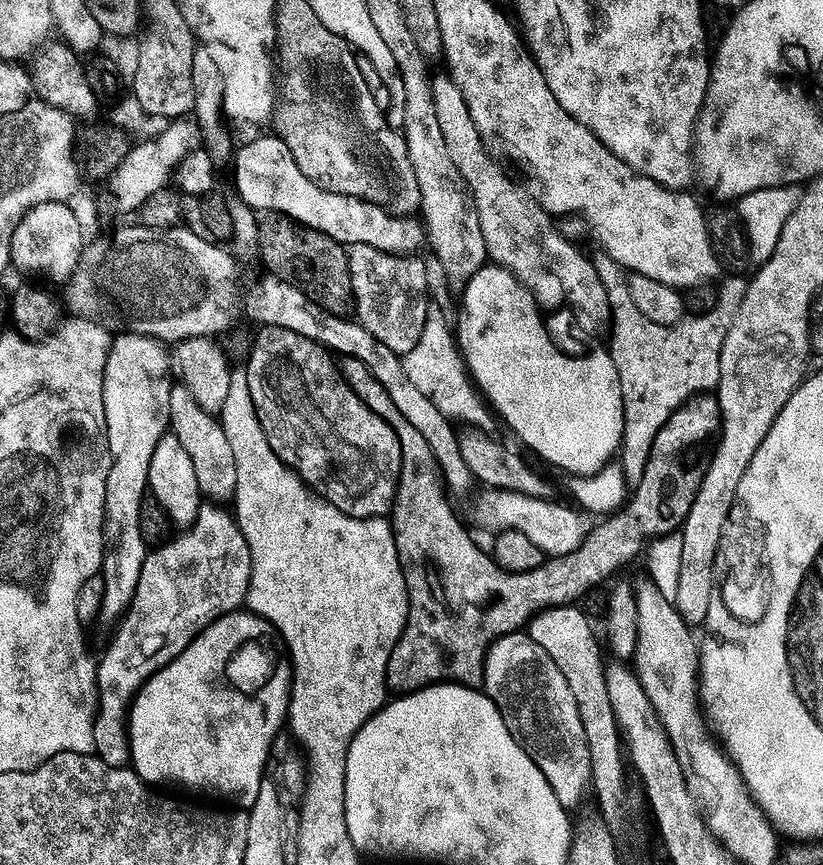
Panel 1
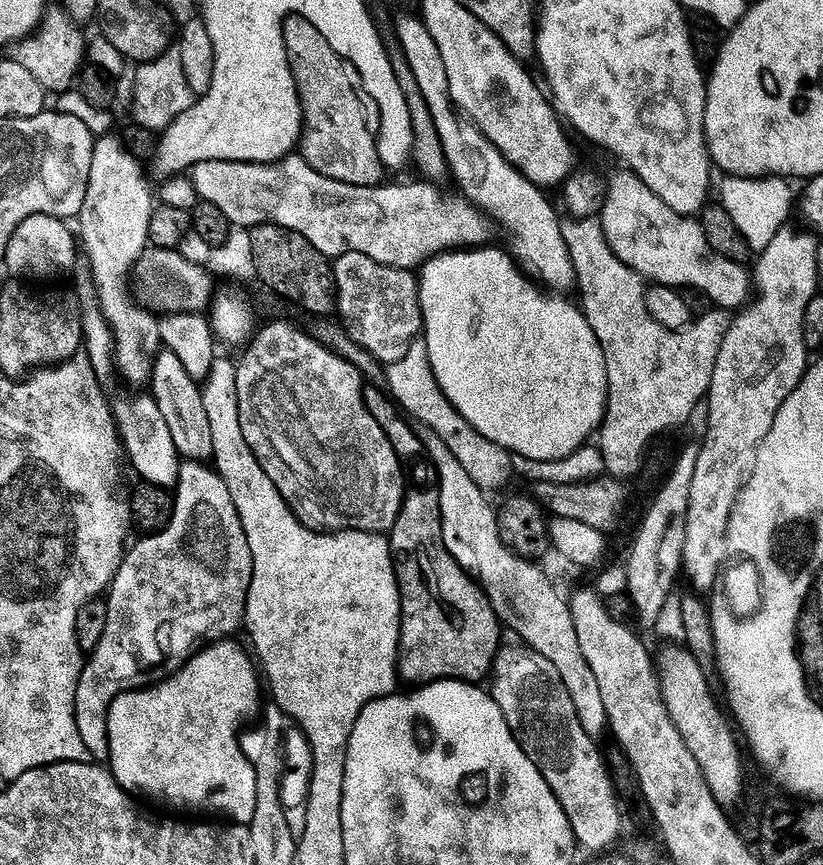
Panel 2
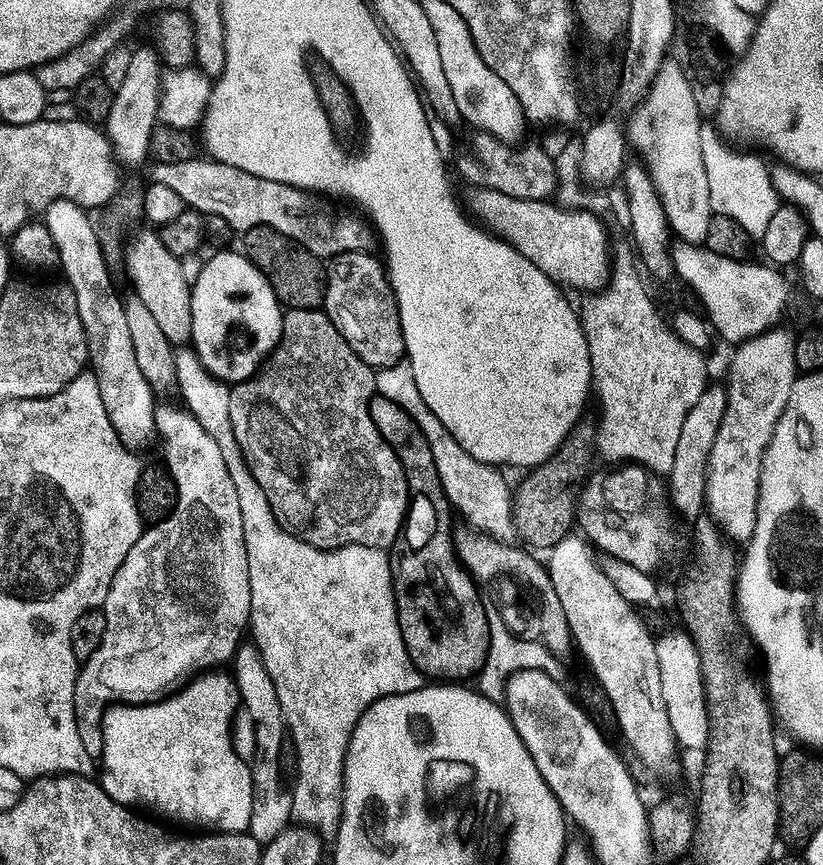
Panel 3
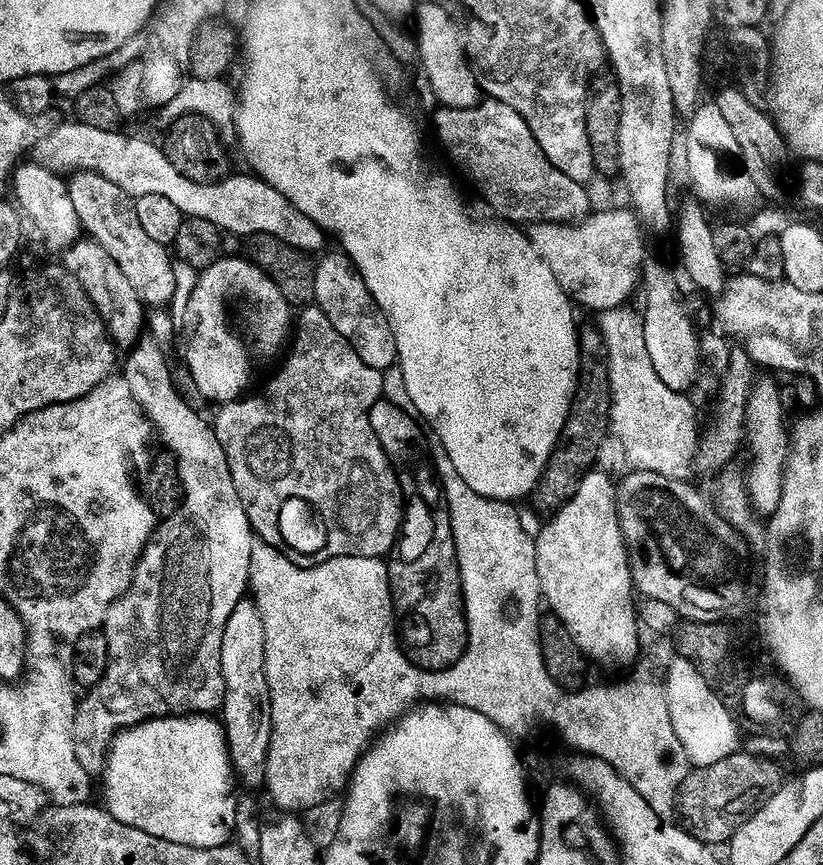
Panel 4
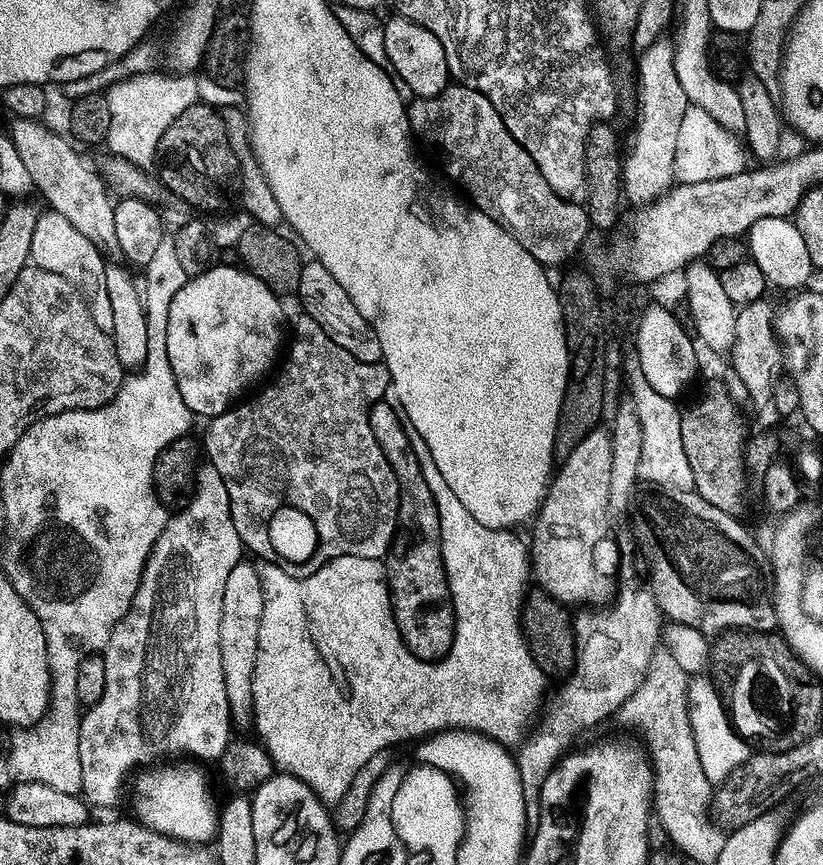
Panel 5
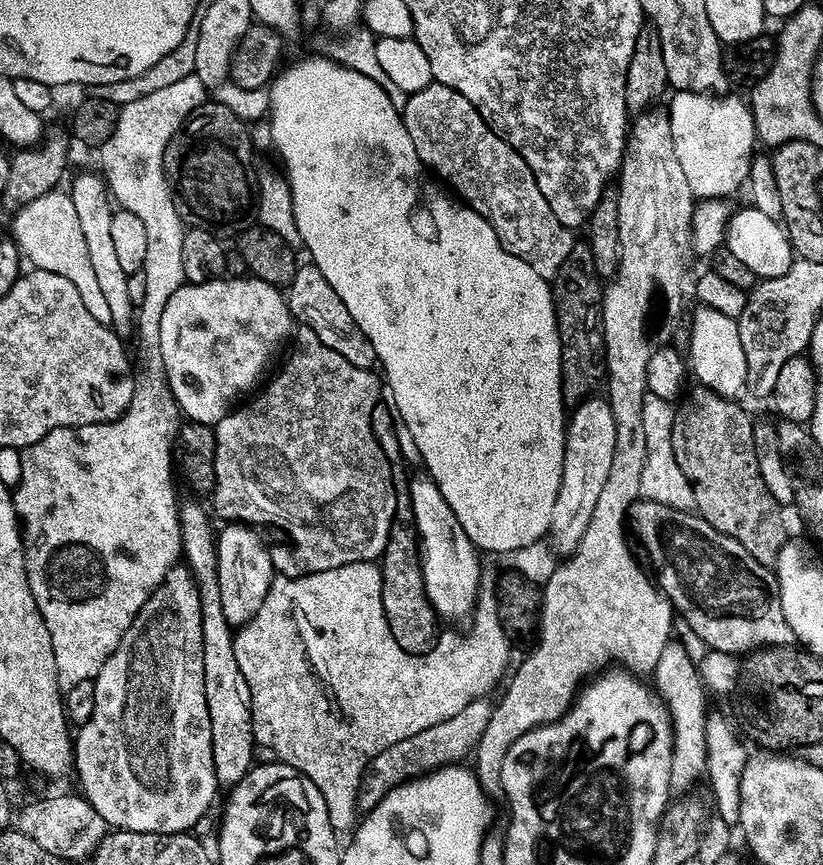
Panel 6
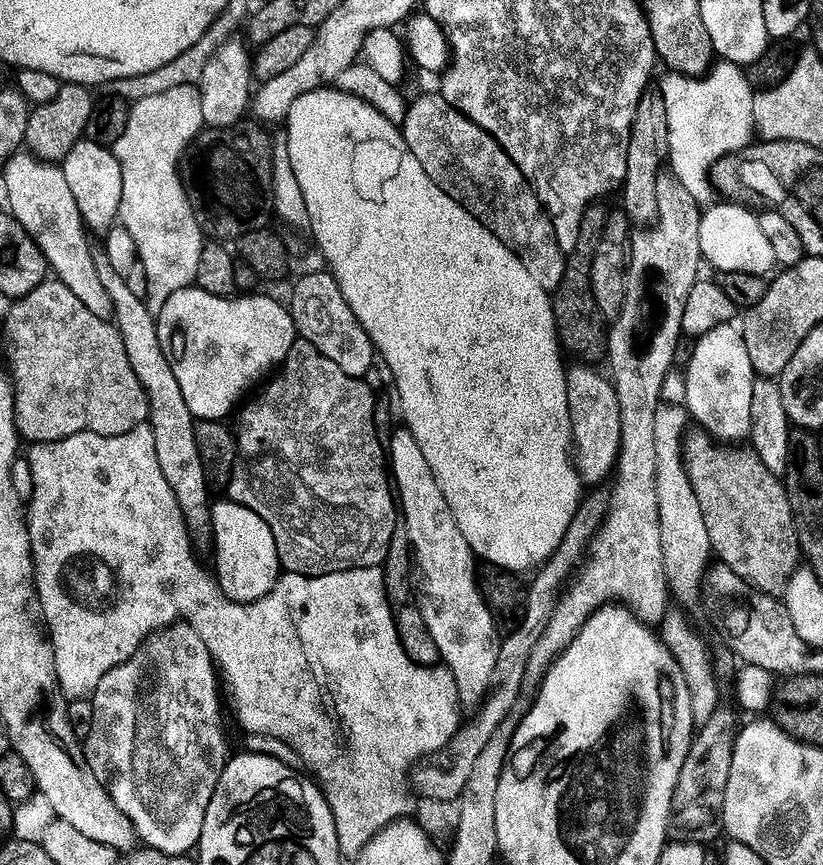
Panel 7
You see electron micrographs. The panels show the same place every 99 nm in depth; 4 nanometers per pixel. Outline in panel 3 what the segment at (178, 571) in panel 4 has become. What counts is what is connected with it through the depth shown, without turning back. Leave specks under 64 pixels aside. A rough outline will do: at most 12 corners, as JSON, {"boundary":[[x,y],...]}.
{"boundary":[[157,403],[176,507],[110,582],[76,681],[104,753],[109,702],[227,665],[250,574],[225,449]]}

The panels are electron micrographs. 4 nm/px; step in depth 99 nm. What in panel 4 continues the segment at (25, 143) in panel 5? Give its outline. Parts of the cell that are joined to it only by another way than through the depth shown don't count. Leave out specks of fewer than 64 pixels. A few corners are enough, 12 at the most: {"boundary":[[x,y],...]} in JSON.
{"boundary":[[79,171],[66,189],[81,229],[148,306],[173,299],[170,252],[120,188]]}

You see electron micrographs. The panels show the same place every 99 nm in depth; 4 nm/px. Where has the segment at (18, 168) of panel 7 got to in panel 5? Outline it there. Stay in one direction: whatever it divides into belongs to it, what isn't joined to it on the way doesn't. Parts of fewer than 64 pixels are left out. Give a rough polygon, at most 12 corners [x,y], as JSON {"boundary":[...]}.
{"boundary":[[62,214],[34,228],[31,263],[66,278],[114,330],[105,257]]}

